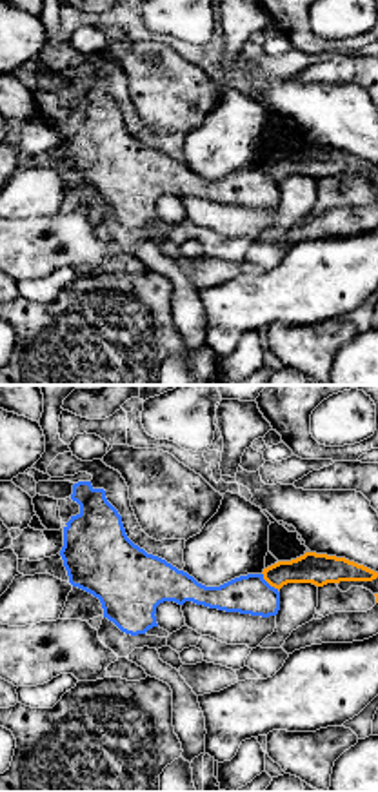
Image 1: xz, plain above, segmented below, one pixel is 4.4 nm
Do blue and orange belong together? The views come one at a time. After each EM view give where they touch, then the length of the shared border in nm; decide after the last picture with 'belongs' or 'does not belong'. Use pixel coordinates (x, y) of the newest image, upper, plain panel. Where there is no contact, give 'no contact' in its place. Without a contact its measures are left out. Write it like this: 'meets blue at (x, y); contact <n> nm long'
meets blue at (268, 177); contact 110 nm long

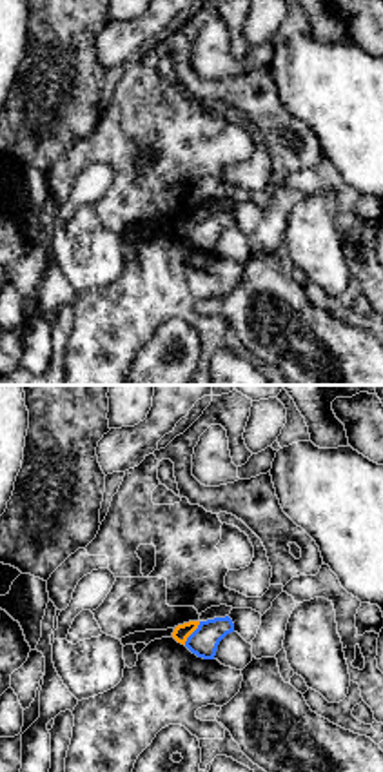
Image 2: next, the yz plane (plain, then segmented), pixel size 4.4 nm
meets blue at (193, 226); contact 130 nm long

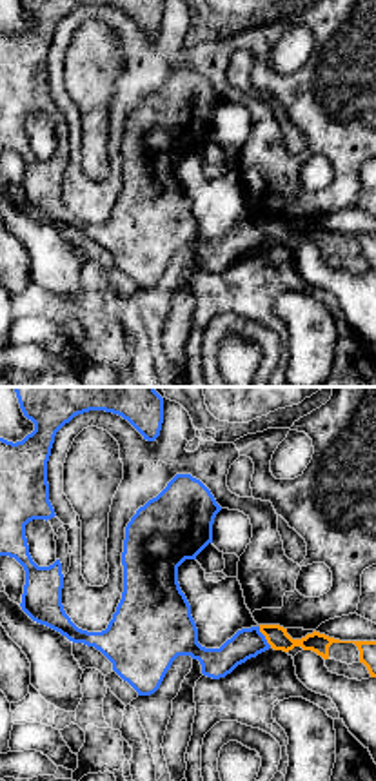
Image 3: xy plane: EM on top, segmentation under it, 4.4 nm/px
meets blue at (264, 231); contact 110 nm long

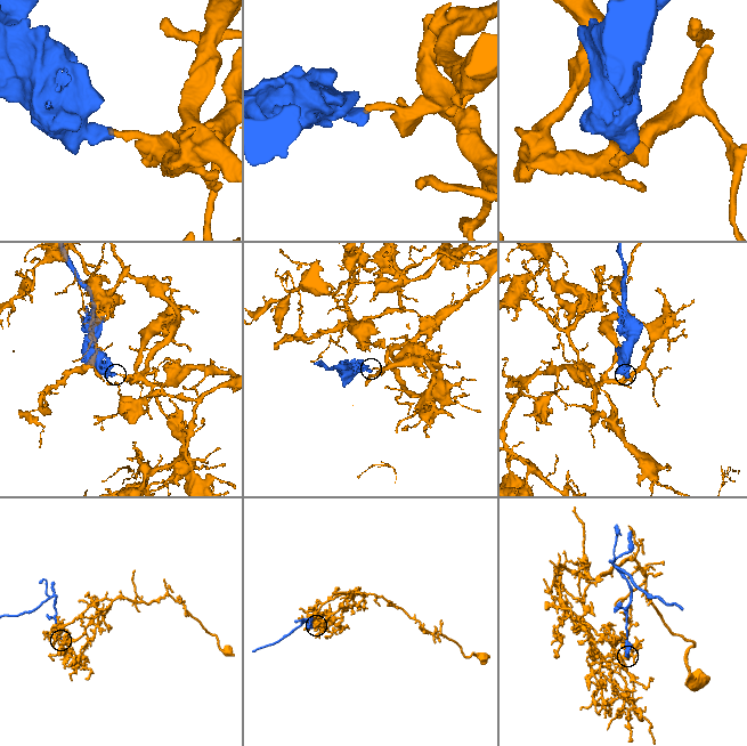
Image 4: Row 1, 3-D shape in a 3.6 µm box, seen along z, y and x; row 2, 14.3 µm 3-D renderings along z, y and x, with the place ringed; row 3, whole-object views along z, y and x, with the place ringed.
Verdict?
does not belong

